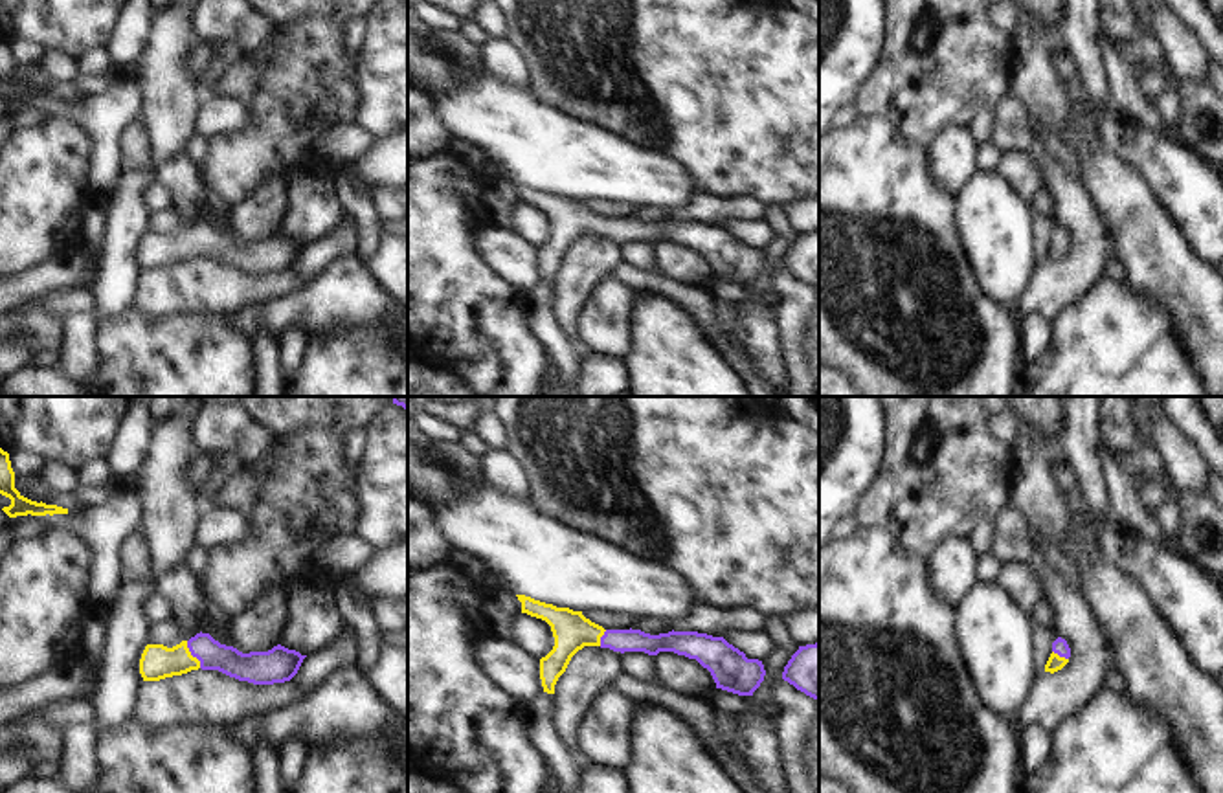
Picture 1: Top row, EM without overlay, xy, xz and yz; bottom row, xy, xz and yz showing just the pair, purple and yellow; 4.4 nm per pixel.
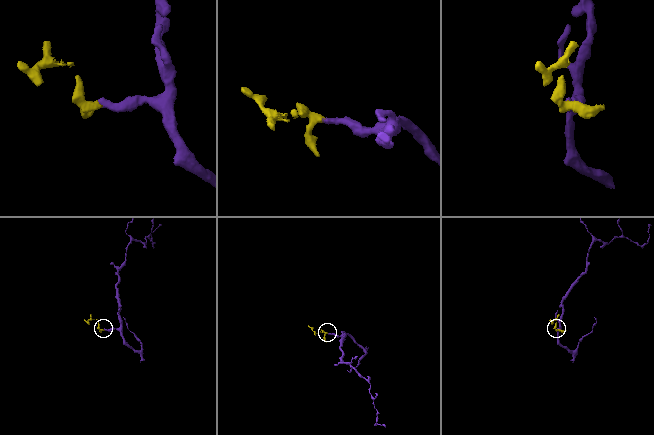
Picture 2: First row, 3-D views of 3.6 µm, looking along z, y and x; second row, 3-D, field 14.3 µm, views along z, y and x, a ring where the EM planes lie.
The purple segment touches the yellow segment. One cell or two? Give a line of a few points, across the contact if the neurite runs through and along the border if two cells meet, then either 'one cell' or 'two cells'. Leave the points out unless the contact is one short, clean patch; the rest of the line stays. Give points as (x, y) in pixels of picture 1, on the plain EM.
line xy (213, 245), (191, 243), (175, 250), (158, 250); one cell

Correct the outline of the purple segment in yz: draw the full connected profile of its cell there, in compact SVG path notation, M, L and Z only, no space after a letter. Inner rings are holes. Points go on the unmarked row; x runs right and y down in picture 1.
M1058 226L1052 231L1052 242L1045 253L1045 261L1054 262L1054 261L1061 259L1069 251L1069 246L1071 246L1071 237L1069 237L1067 229Z

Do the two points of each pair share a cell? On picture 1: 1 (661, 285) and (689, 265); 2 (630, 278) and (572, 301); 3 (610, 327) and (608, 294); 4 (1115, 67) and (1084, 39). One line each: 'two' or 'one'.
1: two
2: two
3: one
4: two

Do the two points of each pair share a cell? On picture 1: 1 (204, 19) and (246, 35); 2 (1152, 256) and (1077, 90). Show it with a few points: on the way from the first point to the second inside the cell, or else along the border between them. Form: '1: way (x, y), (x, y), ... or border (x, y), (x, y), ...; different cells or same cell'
1: way (215, 19), (230, 19), (235, 24); same cell
2: border (1062, 81), (1067, 98), (1075, 105); different cells

